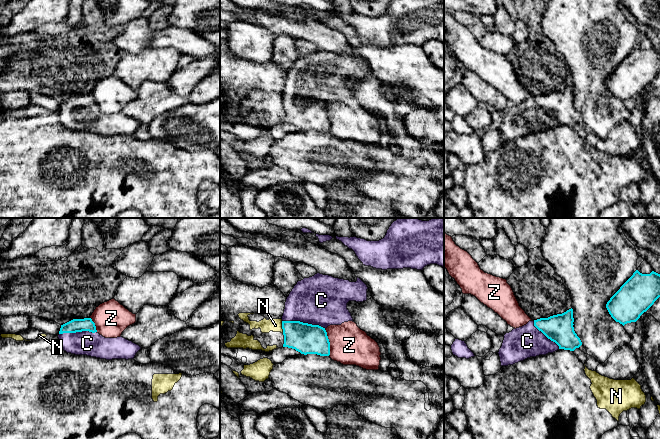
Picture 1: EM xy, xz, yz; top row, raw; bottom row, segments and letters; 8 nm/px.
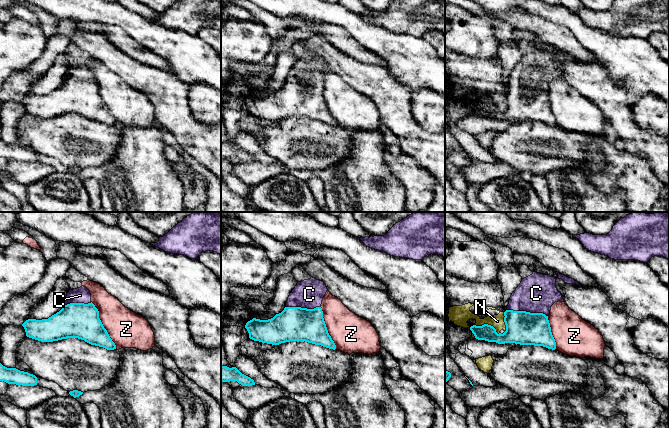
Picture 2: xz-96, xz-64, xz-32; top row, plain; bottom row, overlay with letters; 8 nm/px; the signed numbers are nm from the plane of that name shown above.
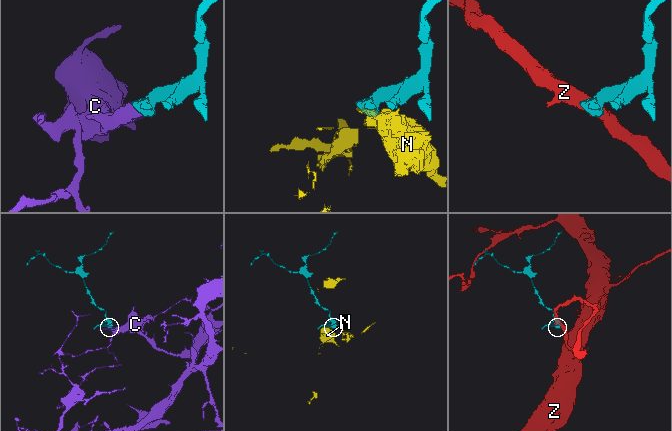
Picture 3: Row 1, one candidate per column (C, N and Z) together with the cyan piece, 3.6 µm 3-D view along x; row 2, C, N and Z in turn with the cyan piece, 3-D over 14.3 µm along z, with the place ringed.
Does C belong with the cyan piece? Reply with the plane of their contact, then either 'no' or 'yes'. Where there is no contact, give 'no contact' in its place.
xz | yes

